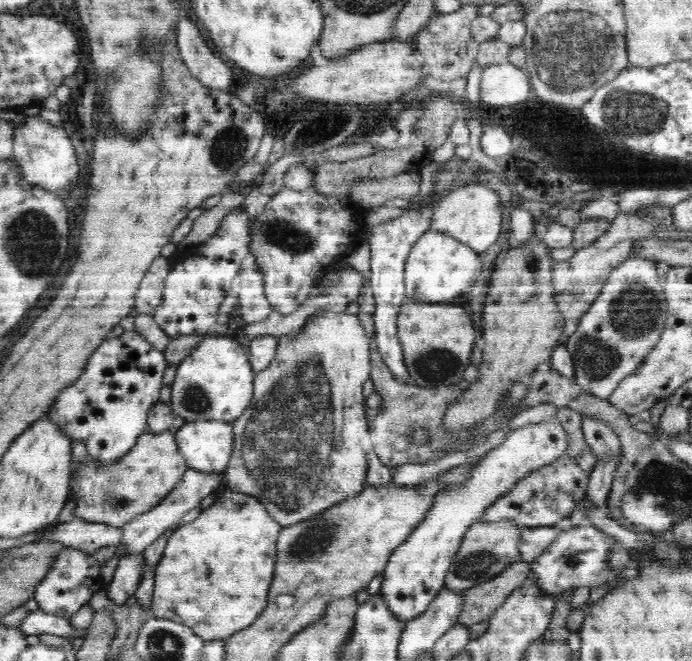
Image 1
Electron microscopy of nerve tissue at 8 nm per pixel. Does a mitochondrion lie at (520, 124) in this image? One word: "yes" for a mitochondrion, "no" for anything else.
no

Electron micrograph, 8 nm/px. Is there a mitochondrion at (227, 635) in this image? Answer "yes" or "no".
no

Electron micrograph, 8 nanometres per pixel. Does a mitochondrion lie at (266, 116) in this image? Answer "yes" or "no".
no

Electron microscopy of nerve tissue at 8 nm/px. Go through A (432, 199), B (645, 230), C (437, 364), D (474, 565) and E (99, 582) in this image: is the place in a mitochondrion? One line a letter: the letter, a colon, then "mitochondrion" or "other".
A: other
B: other
C: mitochondrion
D: mitochondrion
E: other

